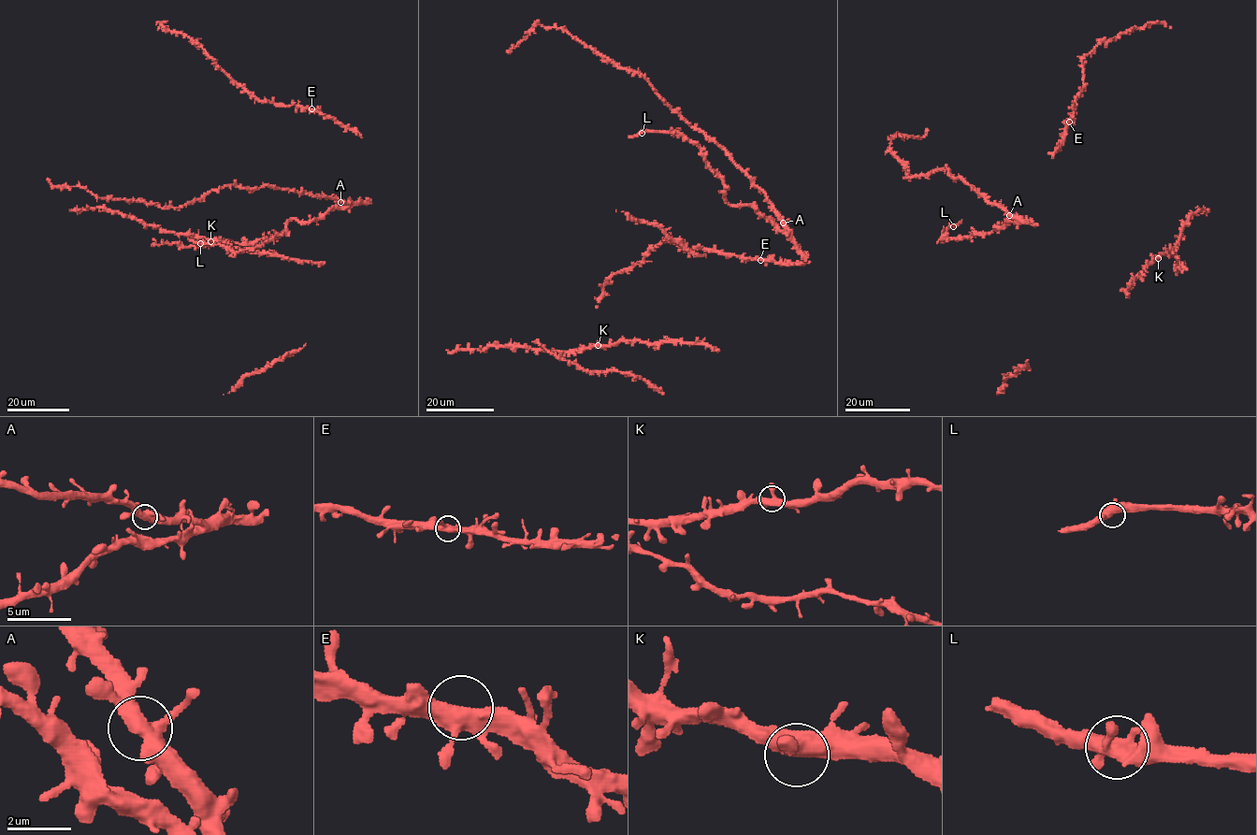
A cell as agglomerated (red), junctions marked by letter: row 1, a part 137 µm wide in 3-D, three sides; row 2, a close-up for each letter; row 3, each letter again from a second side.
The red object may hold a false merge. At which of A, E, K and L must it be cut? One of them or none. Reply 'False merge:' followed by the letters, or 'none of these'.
False merge: none of these

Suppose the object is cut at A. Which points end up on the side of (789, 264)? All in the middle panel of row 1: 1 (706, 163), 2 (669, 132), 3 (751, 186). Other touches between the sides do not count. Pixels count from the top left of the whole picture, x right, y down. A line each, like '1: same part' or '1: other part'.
1: same part
2: same part
3: other part

